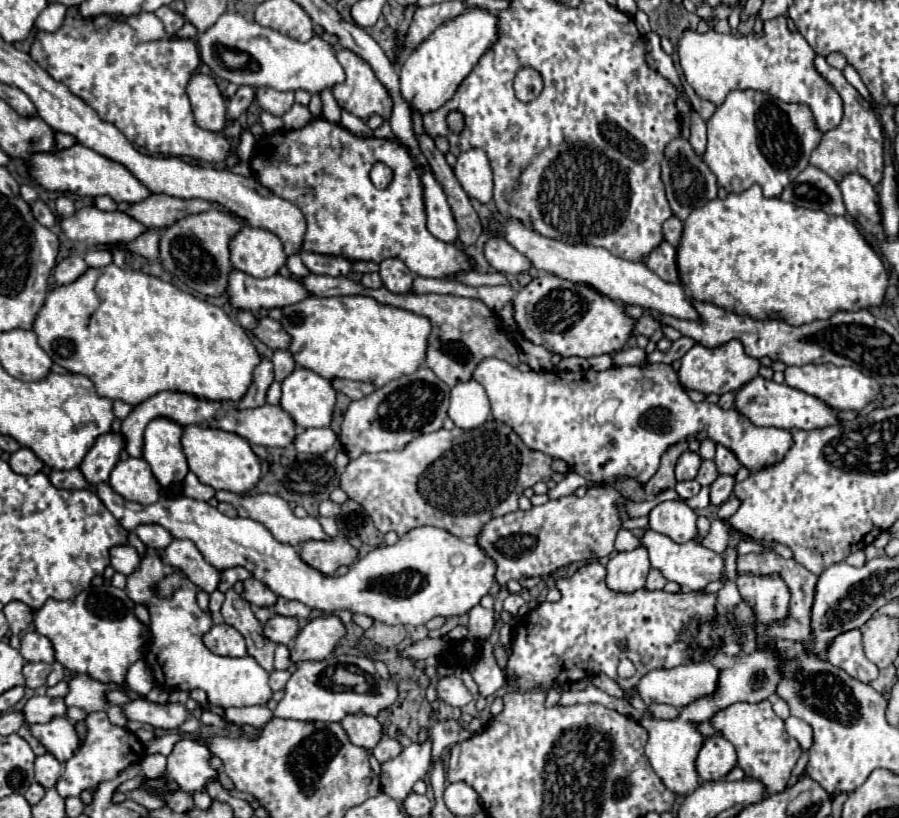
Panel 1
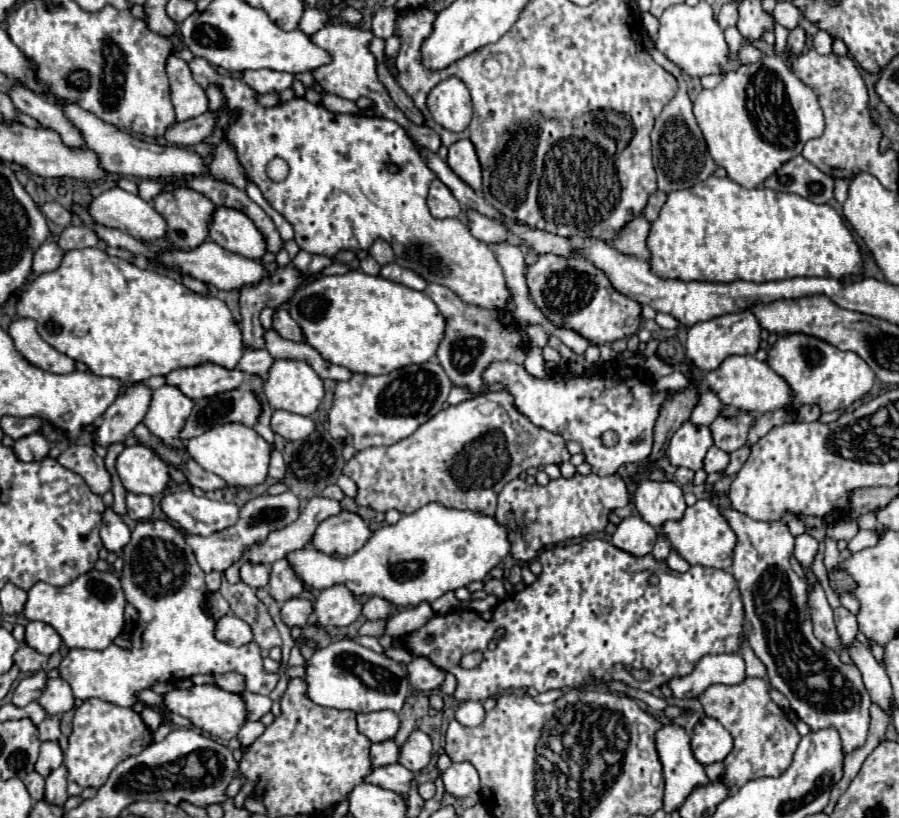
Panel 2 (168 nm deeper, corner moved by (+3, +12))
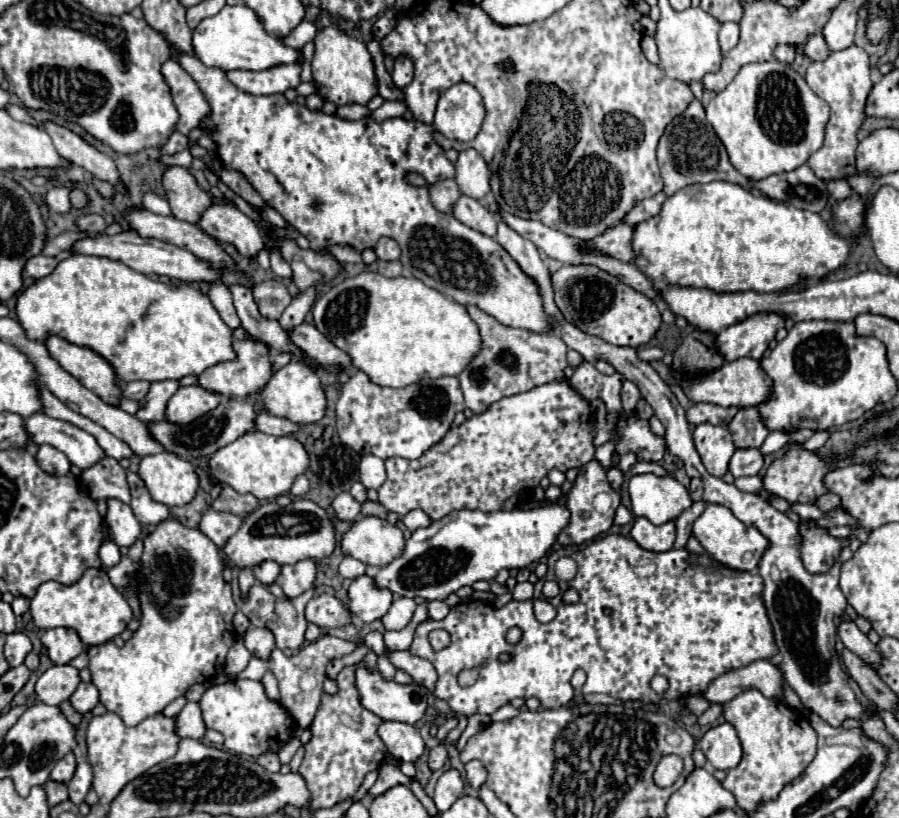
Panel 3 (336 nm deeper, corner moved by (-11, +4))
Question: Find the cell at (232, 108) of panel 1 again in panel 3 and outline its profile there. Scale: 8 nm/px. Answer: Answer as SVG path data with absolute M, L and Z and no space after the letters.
M174 132L170 138L168 138L168 142L160 148L160 152L162 154L176 154L176 152L182 152L184 148L188 148L188 138L184 136L184 134L180 134L180 132Z

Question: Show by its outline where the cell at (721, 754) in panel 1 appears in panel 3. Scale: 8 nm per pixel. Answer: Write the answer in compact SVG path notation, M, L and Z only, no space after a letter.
M724 722L714 728L710 728L702 740L698 742L700 750L704 752L706 760L718 768L718 770L730 770L736 768L740 758L742 758L742 748L738 734L732 724Z

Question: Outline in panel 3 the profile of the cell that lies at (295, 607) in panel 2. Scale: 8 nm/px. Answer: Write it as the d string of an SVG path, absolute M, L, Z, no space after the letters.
M320 594L306 604L306 620L320 628L340 628L352 624L352 612L336 596Z

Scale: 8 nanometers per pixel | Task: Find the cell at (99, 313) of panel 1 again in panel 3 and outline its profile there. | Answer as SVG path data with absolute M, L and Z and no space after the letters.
M72 254L62 260L52 274L36 280L18 294L16 316L30 340L44 342L48 336L56 334L72 344L88 346L104 356L124 382L180 380L236 356L232 350L232 330L224 324L206 294L186 282L164 284L160 280L152 280L122 262L98 256Z

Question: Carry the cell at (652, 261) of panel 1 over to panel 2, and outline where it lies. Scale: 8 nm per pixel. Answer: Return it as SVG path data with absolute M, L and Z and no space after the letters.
M634 218L614 238L612 246L622 254L630 254L642 260L650 260L650 248L646 248L646 236L650 236L650 222L646 218Z

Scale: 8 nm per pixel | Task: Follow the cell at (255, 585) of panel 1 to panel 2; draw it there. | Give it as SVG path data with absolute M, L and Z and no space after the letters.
M244 562L240 568L240 578L242 578L242 582L250 584L252 588L266 588L268 580L270 580L270 570L264 564Z

